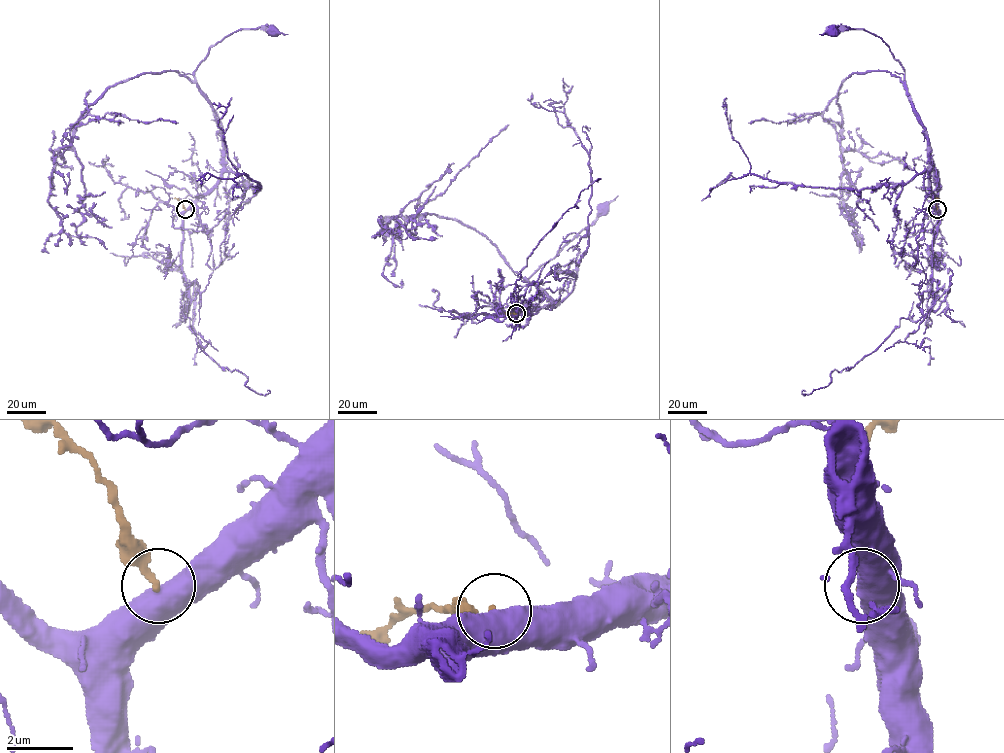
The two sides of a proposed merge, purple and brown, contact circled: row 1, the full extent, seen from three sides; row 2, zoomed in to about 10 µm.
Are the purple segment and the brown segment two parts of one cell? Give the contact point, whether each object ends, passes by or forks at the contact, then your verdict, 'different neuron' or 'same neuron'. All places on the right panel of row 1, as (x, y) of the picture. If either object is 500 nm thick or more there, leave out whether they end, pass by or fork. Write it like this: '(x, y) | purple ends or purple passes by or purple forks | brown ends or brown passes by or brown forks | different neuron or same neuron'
(937, 209) | different neuron

